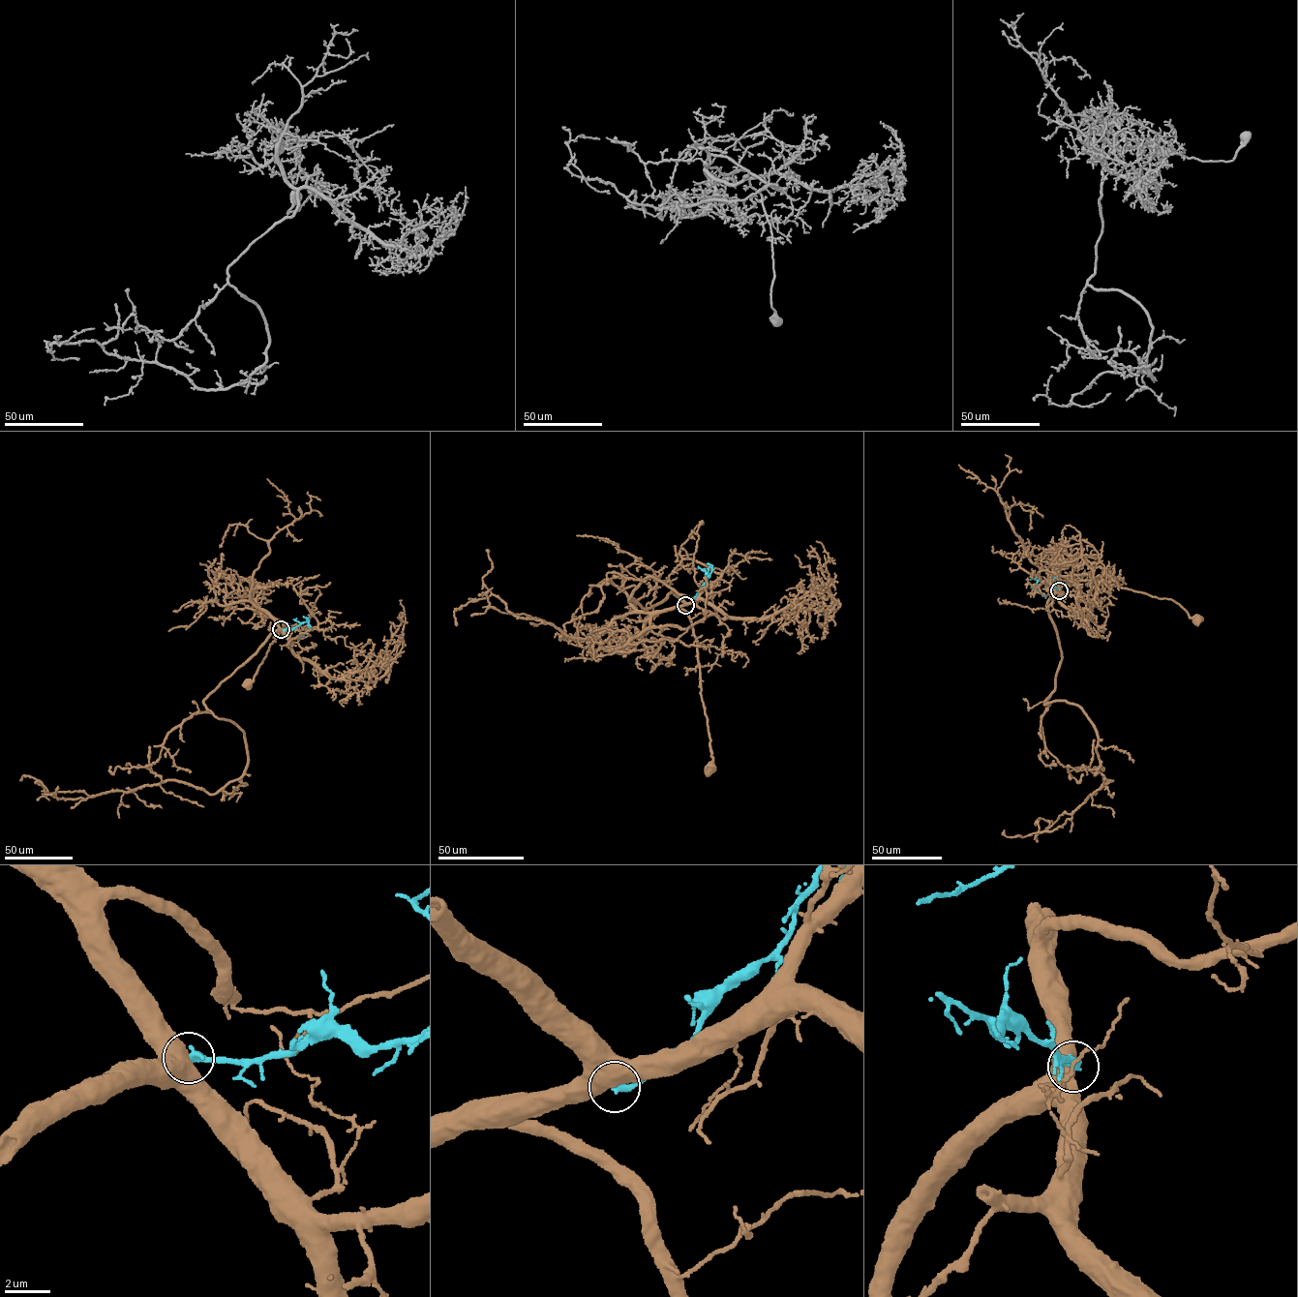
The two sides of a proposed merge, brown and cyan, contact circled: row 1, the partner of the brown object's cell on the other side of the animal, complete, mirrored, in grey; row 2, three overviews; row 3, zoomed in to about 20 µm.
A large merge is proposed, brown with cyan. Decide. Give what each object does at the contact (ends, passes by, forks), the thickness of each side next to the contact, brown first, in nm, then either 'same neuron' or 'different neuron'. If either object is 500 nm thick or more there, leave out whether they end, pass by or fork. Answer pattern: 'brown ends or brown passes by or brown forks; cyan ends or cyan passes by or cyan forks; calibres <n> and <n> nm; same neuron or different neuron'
calibres 850 and 380 nm; different neuron

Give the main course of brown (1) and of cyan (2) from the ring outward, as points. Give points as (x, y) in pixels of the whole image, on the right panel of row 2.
1: (1058, 590), (1059, 581), (1068, 584), (1100, 581), (1172, 600), (1190, 617), (1197, 618)
2: (1059, 590), (1039, 580), (1033, 588), (1045, 598)

